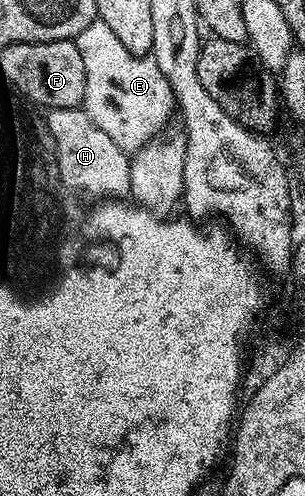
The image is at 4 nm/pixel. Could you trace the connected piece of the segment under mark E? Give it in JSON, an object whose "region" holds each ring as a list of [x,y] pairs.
{"region":[[[100,20],[90,22],[78,33],[76,41],[80,48],[80,56],[84,59],[84,76],[86,77],[82,106],[86,115],[96,124],[96,128],[108,132],[108,136],[116,140],[121,150],[127,152],[138,151],[146,143],[155,141],[157,134],[154,133],[165,124],[170,108],[172,110],[176,103],[164,72],[160,72],[153,57],[133,54],[128,48],[124,48],[124,44],[116,40],[116,34],[108,28],[108,24]]]}

